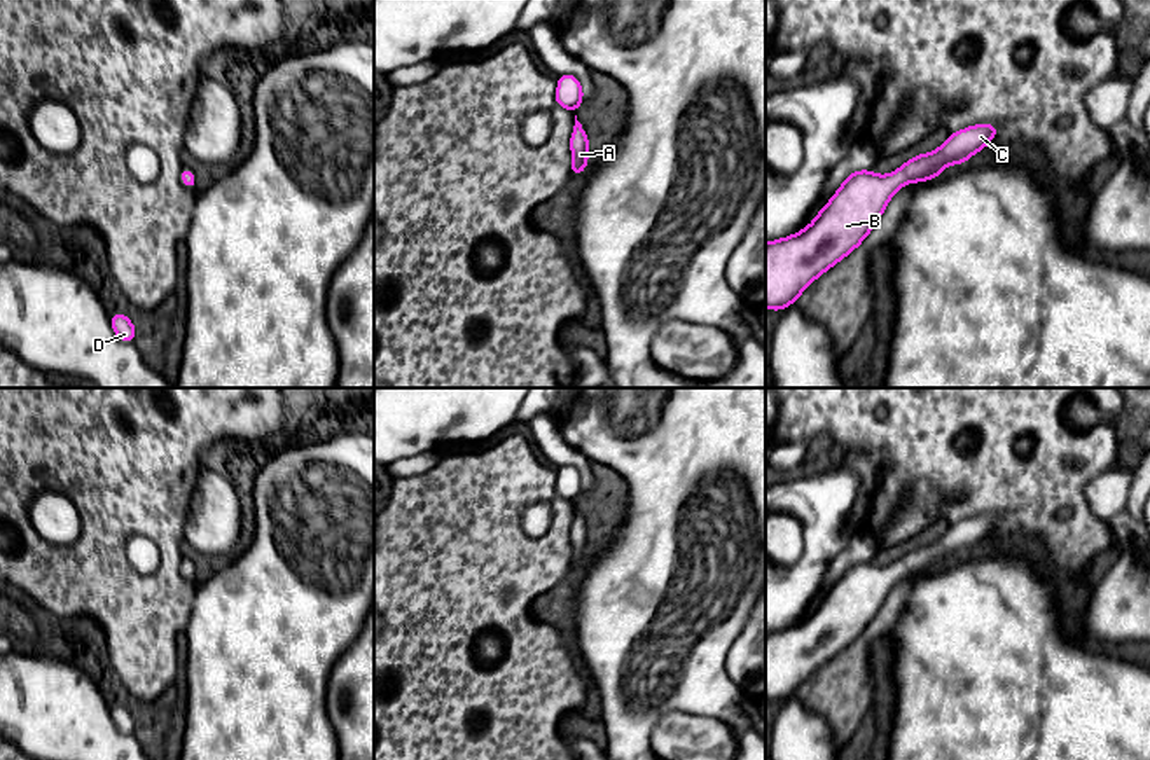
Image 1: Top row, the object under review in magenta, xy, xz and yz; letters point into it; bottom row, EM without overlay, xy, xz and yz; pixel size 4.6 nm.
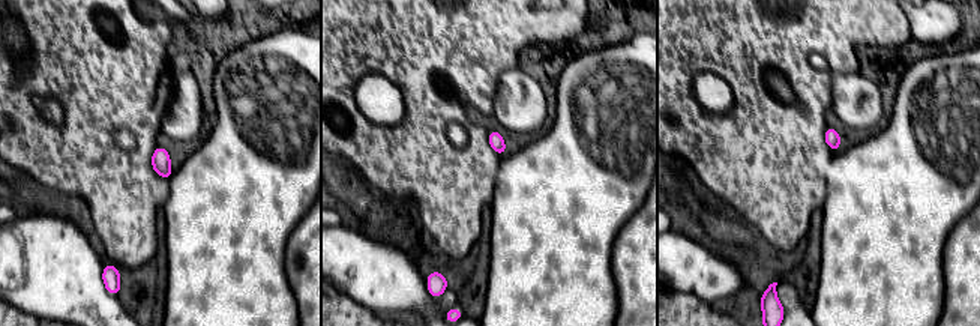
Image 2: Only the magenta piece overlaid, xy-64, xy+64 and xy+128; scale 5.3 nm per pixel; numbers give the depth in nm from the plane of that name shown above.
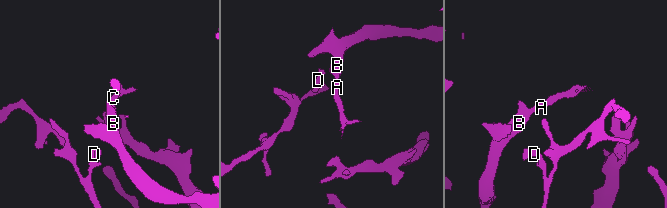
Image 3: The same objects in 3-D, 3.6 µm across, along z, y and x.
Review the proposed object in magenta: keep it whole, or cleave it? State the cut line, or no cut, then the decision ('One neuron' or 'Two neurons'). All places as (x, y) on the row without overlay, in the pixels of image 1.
No split. One neuron

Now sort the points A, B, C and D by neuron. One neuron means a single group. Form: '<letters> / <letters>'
A B C D

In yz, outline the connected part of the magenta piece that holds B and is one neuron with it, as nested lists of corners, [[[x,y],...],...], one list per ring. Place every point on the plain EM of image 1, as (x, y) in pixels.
[[[975,515],[951,524],[946,535],[930,545],[918,545],[897,563],[884,568],[872,561],[853,563],[814,611],[797,625],[766,634],[766,699],[781,702],[797,694],[799,687],[825,662],[848,648],[874,620],[891,587],[904,577],[940,568],[946,557],[963,556],[996,528],[996,515]]]

